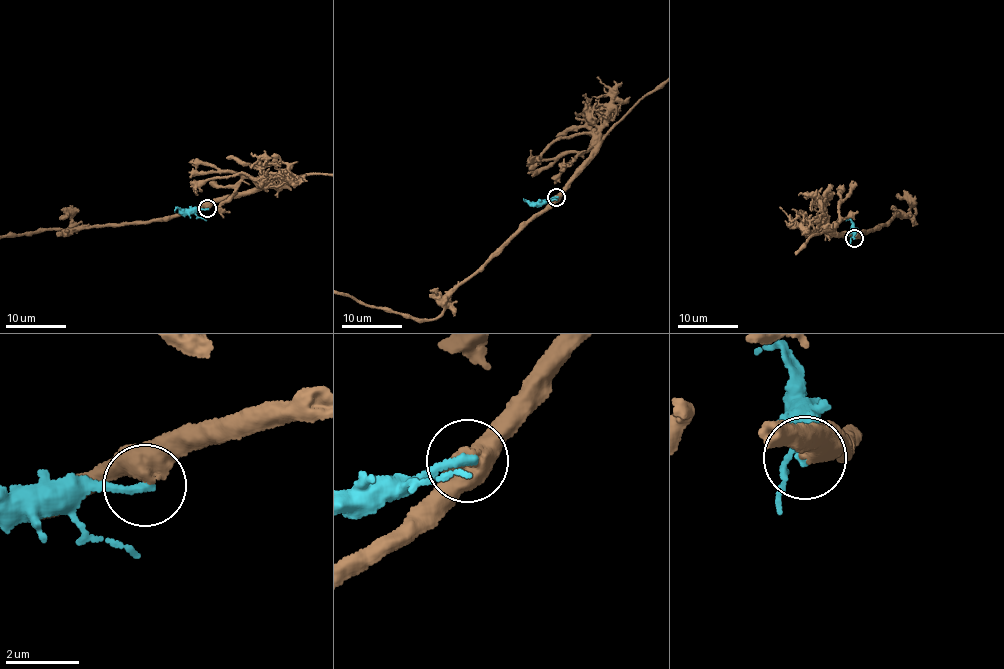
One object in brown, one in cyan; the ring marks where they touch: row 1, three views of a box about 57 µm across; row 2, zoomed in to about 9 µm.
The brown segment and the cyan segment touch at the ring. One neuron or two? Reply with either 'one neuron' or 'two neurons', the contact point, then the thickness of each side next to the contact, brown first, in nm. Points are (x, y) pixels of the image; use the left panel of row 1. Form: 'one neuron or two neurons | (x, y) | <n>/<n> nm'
two neurons | (207, 208) | 550/260 nm

